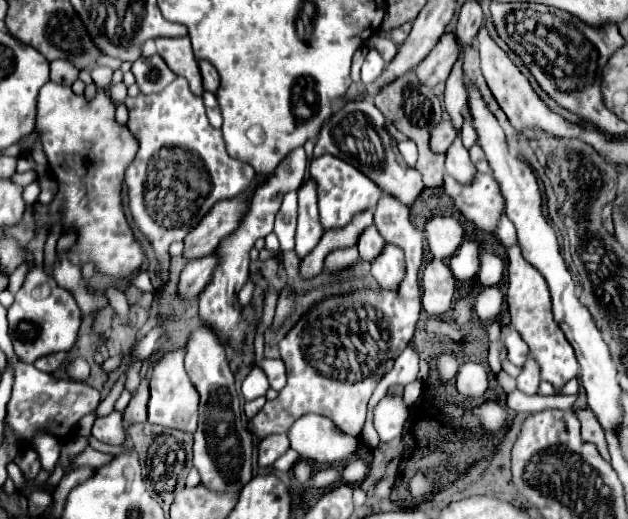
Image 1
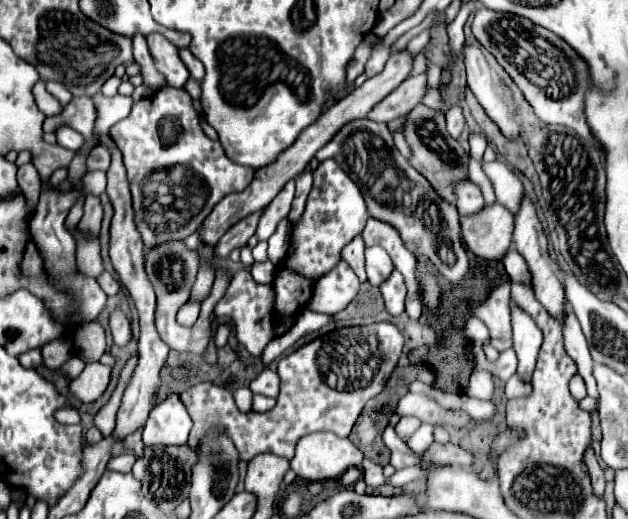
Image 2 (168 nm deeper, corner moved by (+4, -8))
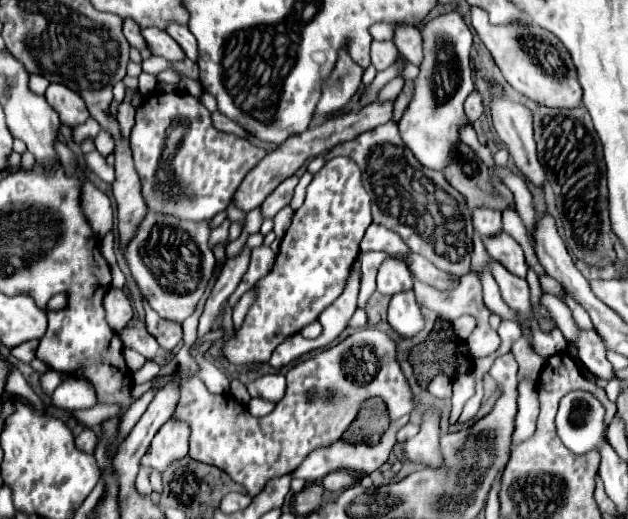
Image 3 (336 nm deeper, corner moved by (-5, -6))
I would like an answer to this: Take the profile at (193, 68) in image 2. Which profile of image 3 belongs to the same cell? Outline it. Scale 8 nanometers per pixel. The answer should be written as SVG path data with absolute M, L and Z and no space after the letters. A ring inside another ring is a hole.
M170 22L170 24L166 26L166 32L180 44L180 48L184 50L184 54L186 54L192 62L196 62L196 40L194 40L194 36L190 34L188 26Z

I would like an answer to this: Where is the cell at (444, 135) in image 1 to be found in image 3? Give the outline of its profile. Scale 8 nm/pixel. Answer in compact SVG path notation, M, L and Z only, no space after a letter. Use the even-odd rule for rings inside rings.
M474 90L474 92L466 98L464 108L466 108L466 116L470 118L470 122L478 120L480 114L484 112L484 96L482 96L478 90Z

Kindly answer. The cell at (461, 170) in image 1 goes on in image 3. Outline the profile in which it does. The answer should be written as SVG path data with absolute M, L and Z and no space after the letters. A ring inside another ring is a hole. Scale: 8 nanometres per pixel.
M476 208L472 212L474 220L474 230L484 238L496 236L502 232L502 214L500 212L490 212L490 208Z

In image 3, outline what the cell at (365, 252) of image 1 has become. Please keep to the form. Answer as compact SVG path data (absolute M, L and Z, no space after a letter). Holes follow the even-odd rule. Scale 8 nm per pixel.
M388 258L380 266L380 270L378 270L378 286L376 286L376 290L380 294L394 296L396 292L412 290L412 286L414 286L412 274L410 274L410 270L406 268L404 262L394 260L394 258Z

